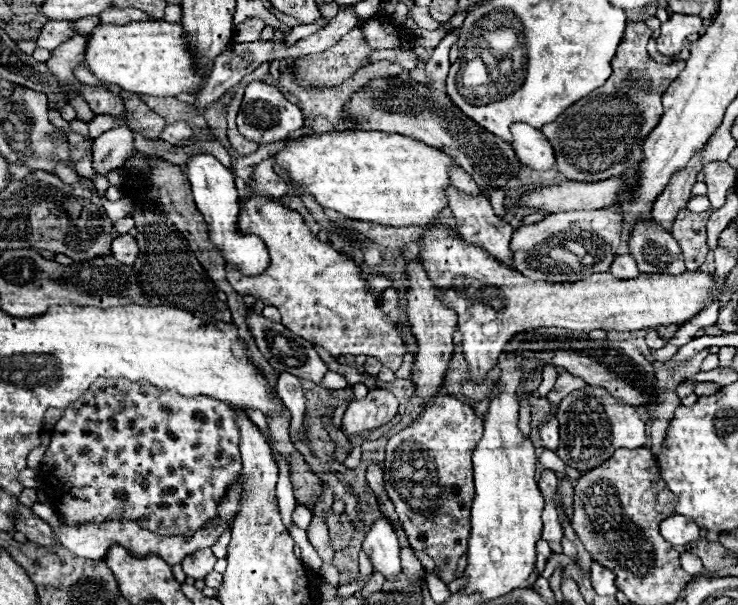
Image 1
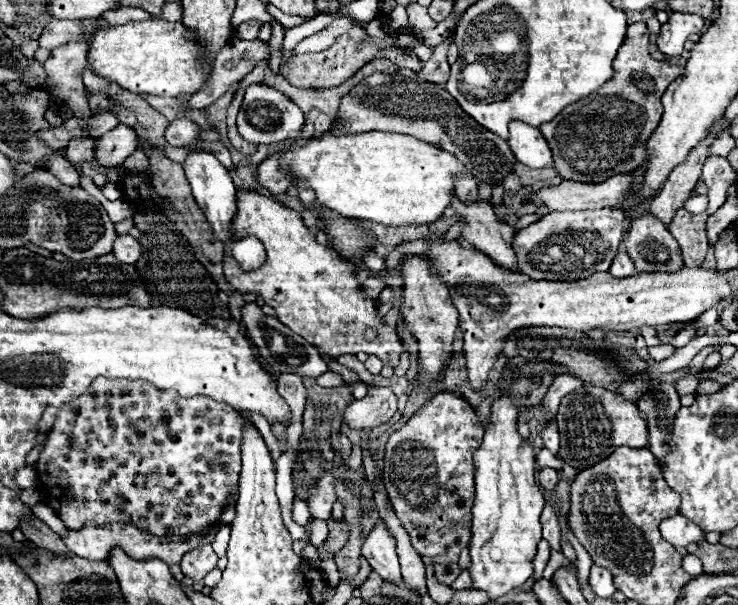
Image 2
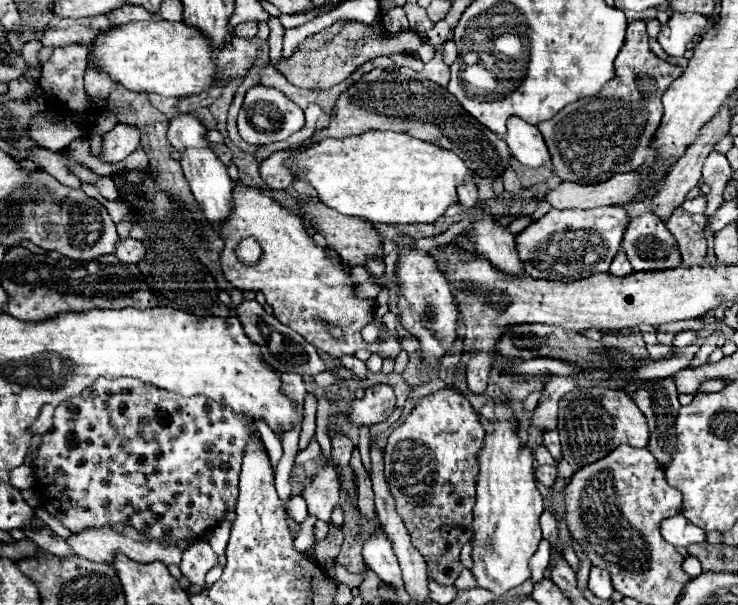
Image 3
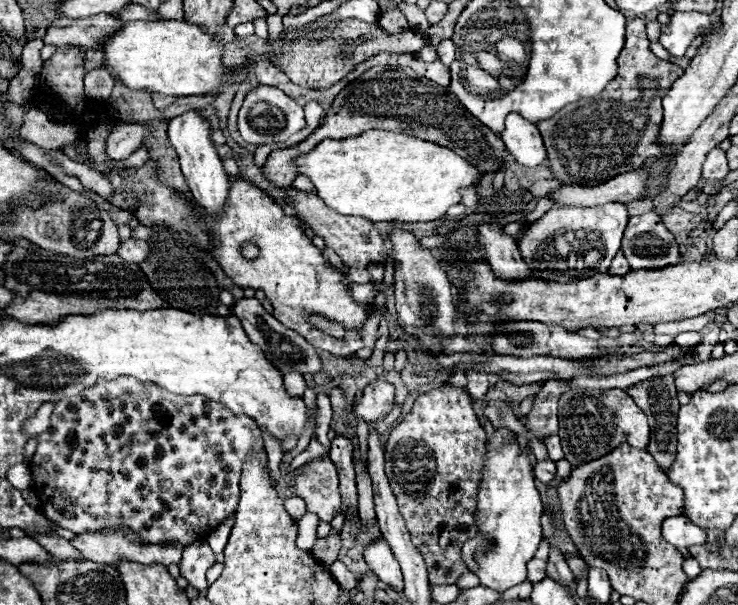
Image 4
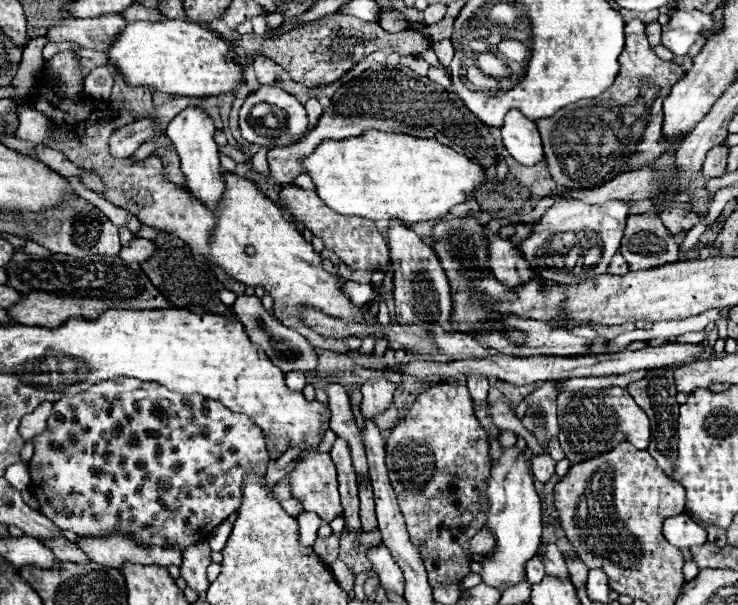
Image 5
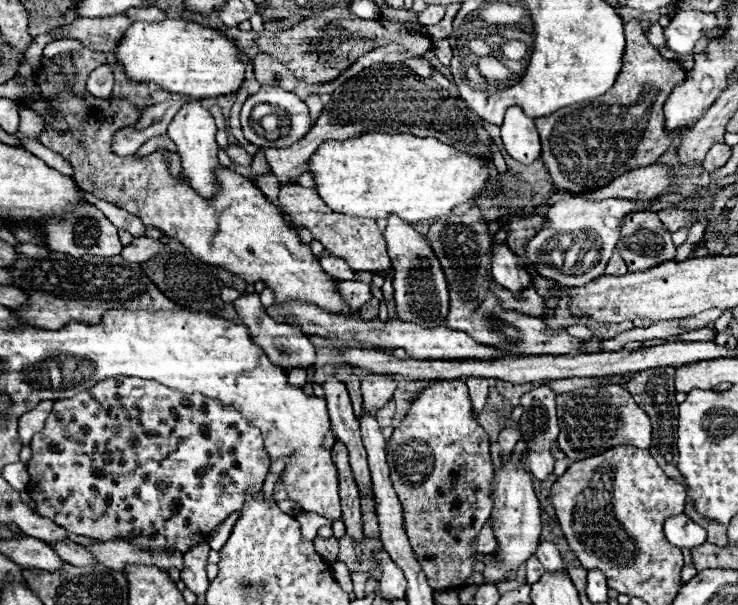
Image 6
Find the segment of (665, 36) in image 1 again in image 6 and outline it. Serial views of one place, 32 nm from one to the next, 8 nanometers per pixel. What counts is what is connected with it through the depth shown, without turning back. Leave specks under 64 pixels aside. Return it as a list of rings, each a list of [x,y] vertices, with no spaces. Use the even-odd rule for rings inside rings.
[[[680,10],[672,16],[672,22],[664,28],[666,44],[678,54],[690,54],[702,36],[708,36],[718,28],[718,18],[714,14],[704,14],[698,10]]]

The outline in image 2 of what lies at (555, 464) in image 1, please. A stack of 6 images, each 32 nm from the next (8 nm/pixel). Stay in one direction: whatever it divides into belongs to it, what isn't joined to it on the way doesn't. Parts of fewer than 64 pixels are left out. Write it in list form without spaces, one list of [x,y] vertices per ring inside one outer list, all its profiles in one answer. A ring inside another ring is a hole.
[[[542,448],[540,454],[536,456],[537,463],[542,467],[550,467],[555,470],[561,470],[563,460],[553,455],[548,449]]]

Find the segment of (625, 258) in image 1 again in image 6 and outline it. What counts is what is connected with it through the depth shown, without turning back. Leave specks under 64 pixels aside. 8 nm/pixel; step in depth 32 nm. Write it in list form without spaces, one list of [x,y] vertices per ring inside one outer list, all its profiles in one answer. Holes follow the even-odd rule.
[[[614,250],[612,252],[612,258],[608,260],[606,264],[606,270],[604,274],[612,274],[612,276],[622,276],[622,274],[628,274],[628,268],[626,268],[626,262],[622,260],[622,256]]]

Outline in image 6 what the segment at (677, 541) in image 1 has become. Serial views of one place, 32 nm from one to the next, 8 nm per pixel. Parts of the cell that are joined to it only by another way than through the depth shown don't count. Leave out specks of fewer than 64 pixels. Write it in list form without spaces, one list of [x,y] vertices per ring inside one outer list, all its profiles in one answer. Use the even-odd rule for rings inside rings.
[[[686,514],[672,516],[664,522],[664,534],[678,548],[696,548],[706,542],[706,530],[692,522]]]

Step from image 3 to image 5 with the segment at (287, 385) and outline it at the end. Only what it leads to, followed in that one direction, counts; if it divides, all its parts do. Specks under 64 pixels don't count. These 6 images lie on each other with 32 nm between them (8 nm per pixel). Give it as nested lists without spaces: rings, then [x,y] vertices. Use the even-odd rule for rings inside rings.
[[[298,370],[288,372],[288,374],[286,374],[286,384],[288,384],[288,388],[292,388],[292,390],[302,390],[302,388],[306,386],[306,376],[304,376],[304,372],[298,372]]]

